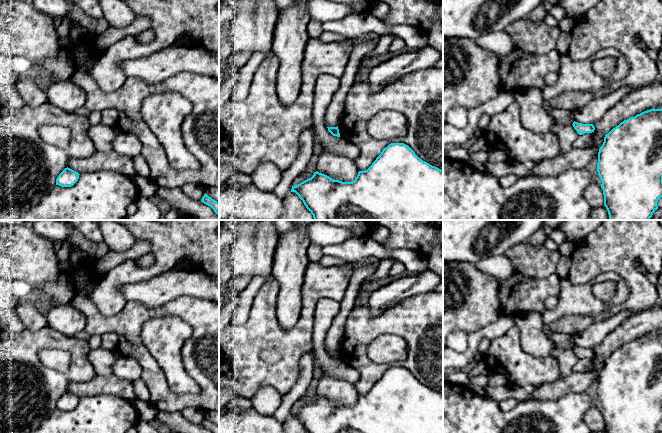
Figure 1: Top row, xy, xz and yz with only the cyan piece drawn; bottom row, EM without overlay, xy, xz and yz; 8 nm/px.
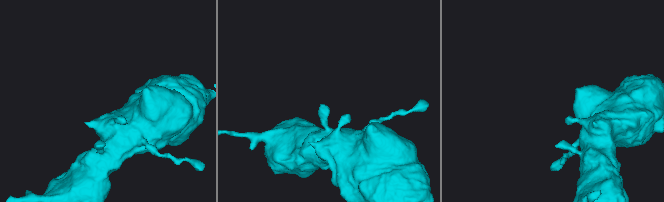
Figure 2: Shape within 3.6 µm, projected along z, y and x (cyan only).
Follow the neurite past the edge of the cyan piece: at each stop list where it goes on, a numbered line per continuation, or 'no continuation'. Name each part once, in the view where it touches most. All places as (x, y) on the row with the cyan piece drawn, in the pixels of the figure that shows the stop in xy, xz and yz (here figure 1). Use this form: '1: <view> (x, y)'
no continuation

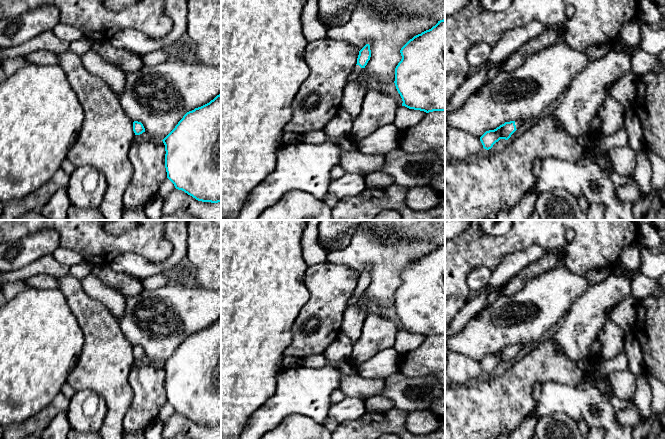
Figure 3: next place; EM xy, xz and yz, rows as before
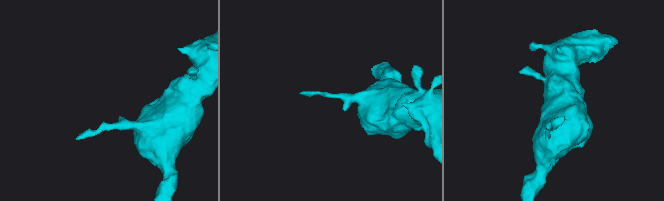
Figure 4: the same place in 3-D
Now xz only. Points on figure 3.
1: xz (355, 73)

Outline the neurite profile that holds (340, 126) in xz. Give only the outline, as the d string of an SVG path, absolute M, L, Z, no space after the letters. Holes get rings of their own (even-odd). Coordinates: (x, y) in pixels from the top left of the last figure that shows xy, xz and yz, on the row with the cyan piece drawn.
M340 108L333 119L326 124L323 132L326 136L344 138L351 135L354 118L345 110Z

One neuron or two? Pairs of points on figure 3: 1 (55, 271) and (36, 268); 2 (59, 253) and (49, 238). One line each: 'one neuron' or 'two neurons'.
1: one neuron
2: two neurons

